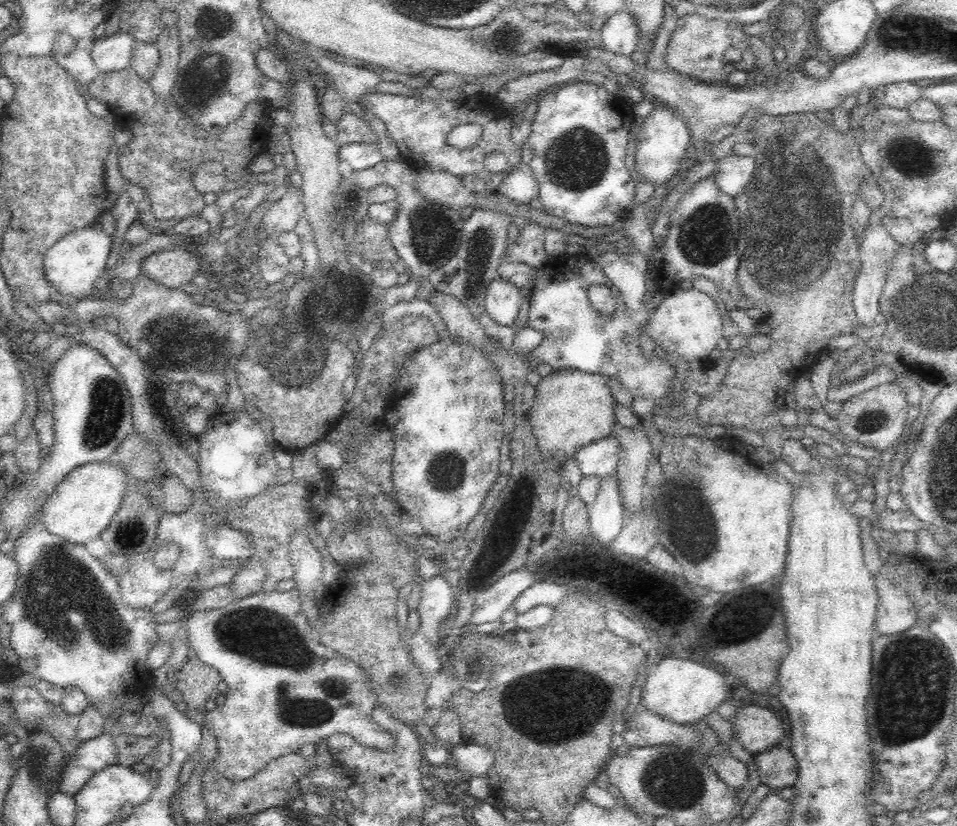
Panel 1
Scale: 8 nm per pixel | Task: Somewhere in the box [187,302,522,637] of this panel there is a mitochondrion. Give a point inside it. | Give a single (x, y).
(287, 351)

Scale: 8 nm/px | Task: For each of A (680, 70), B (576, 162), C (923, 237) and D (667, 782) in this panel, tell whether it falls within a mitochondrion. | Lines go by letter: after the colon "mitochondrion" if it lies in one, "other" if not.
A: other
B: mitochondrion
C: other
D: mitochondrion

